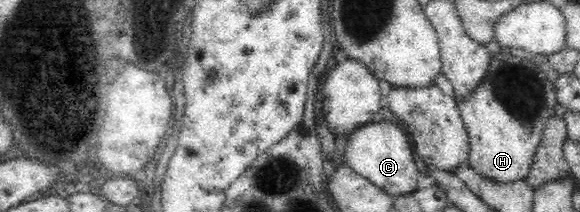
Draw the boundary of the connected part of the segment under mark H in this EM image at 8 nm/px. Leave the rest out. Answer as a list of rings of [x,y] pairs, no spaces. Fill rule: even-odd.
[[[507,51],[492,56],[488,75],[480,87],[476,88],[472,98],[457,102],[470,139],[470,167],[478,176],[495,184],[525,181],[534,166],[536,150],[542,142],[542,136],[548,128],[548,118],[556,115],[556,104],[552,81],[545,76],[543,66],[538,66],[531,57],[514,57]]]

